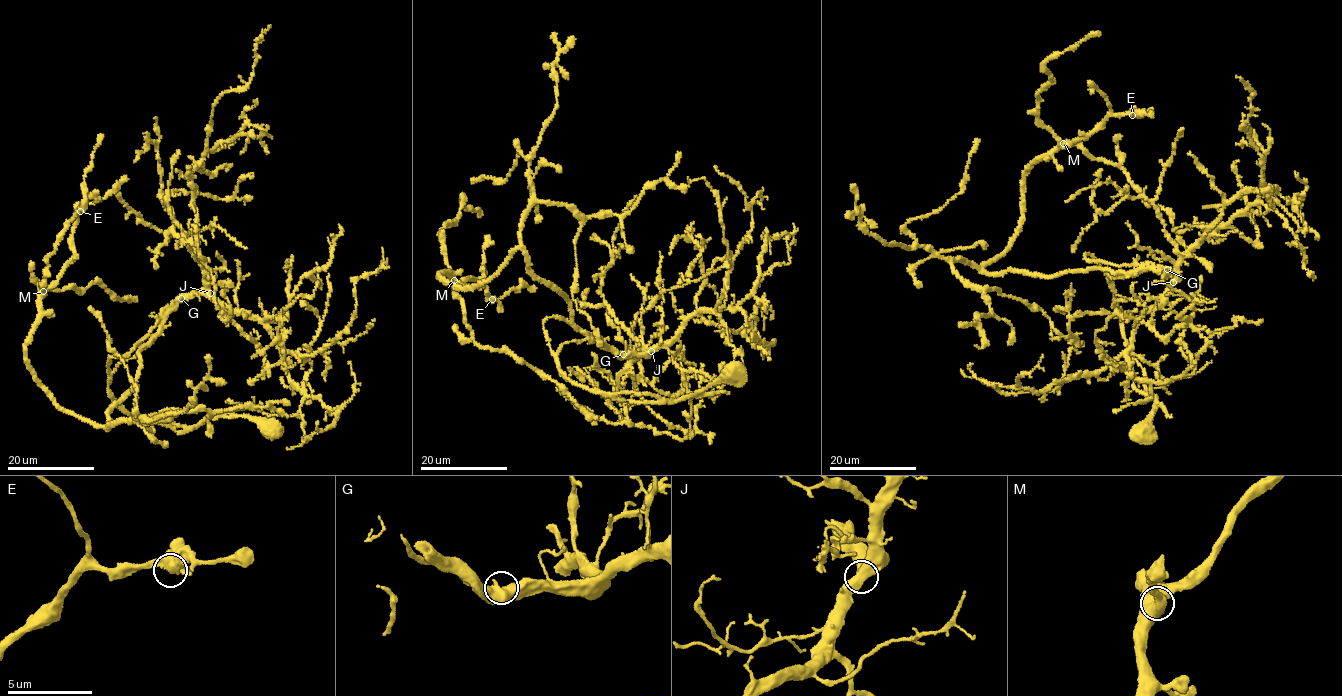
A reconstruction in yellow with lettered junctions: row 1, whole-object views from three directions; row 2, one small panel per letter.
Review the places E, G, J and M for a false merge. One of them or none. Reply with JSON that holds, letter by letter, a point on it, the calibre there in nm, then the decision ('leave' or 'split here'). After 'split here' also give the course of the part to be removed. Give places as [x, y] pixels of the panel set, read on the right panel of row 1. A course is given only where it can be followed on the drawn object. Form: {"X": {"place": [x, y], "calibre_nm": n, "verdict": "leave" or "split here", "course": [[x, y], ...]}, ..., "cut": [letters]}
{"E": {"place": [1132, 115], "calibre_nm": 650, "verdict": "leave"}, "G": {"place": [1167, 269], "calibre_nm": 750, "verdict": "split here", "course": [[1167, 269], [1148, 262], [1120, 265], [1085, 255], [1110, 281], [1135, 388], [1153, 395], [1170, 417]]}, "J": {"place": [1173, 282], "calibre_nm": 650, "verdict": "leave"}, "M": {"place": [1063, 143], "calibre_nm": 650, "verdict": "leave"}, "cut": ["G"]}

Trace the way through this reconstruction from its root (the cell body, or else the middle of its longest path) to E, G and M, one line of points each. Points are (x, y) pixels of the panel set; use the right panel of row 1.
E: (1141, 434), (1155, 399), (1108, 275), (1127, 275), (983, 268), (1016, 231), (1026, 167), (1110, 115), (1132, 115)
G: (1141, 434), (1155, 399), (1124, 336), (1108, 275), (1122, 278), (1167, 269)
M: (1141, 434), (1155, 399), (1108, 275), (1127, 275), (983, 268), (1016, 231), (1026, 167), (1063, 143)

